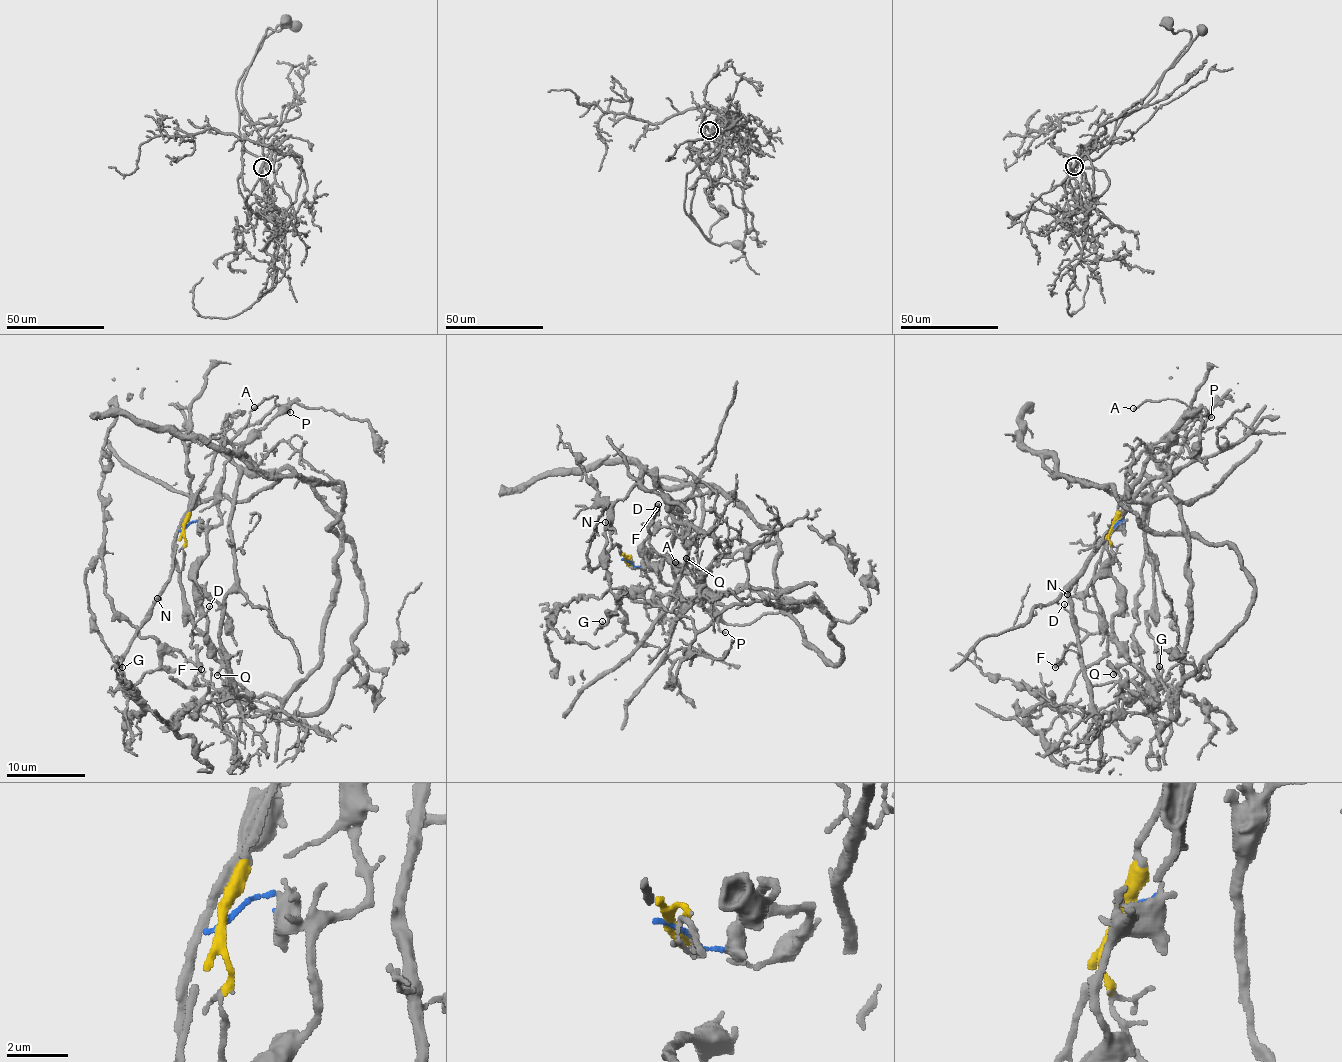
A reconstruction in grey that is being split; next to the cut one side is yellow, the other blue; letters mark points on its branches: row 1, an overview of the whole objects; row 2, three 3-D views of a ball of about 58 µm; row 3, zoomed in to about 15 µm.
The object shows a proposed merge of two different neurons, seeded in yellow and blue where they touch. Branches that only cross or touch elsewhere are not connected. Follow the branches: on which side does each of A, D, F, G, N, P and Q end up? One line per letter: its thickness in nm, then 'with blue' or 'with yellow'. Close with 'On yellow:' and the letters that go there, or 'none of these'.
A: 130 nm | with blue
D: 120 nm | with blue
F: 460 nm | with blue
G: 120 nm | with yellow
N: 120 nm | with yellow
P: 170 nm | with blue
Q: 160 nm | with blue
On yellow: G, N

